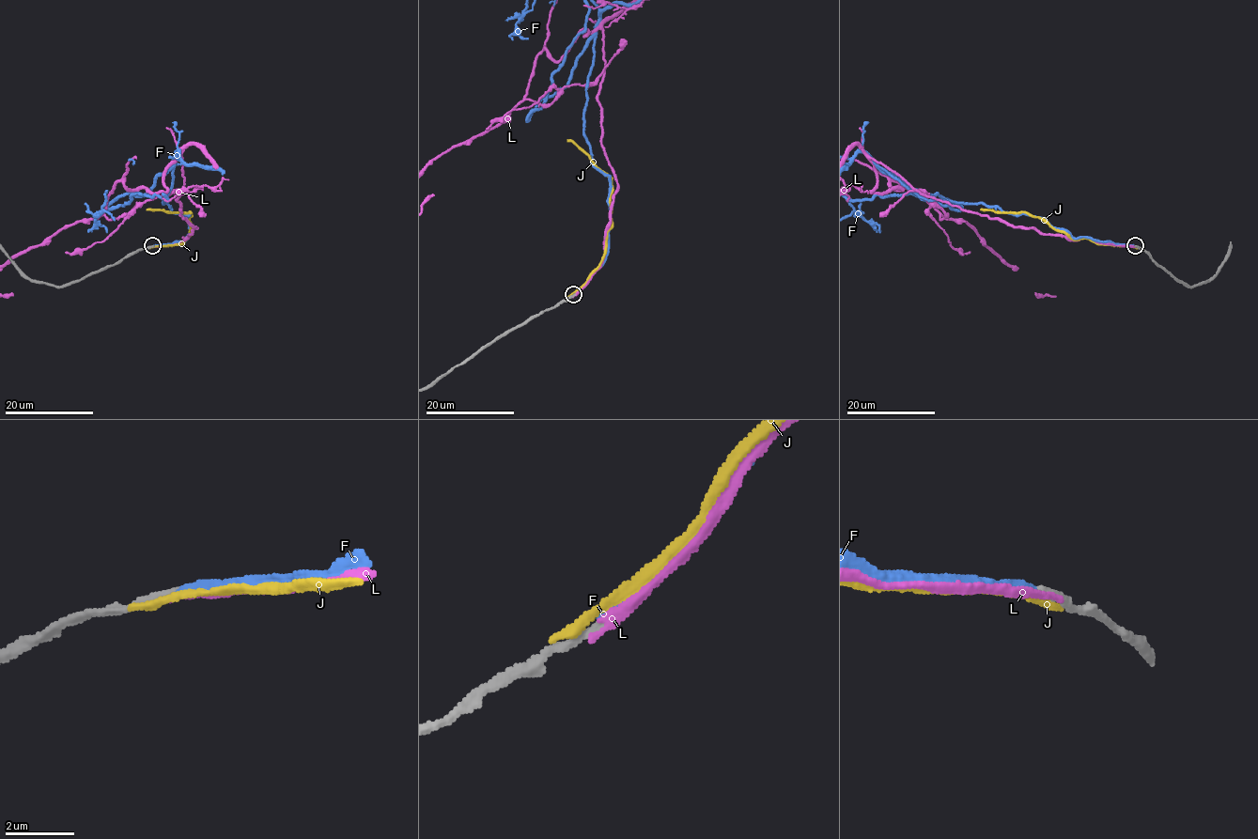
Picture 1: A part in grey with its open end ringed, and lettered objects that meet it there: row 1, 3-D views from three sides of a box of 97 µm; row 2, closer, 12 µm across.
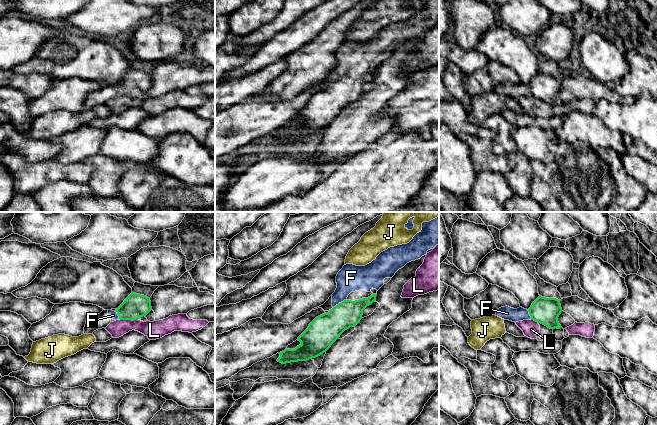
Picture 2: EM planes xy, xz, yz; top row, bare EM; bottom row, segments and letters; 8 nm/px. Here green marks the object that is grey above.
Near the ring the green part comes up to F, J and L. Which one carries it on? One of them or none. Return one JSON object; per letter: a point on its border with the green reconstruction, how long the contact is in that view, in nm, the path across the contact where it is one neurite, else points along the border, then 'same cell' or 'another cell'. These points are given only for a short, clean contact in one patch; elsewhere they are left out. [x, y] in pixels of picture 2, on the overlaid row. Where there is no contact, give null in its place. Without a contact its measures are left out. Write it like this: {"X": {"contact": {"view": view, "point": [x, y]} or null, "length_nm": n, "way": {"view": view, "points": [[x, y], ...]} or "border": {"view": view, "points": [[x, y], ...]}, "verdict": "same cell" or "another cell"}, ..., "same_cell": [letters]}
{"F": {"contact": {"view": "xz", "point": [339, 303]}, "length_nm": 120, "way": {"view": "xz", "points": [[324, 330], [339, 315], [339, 303], [339, 296], [351, 278]]}, "verdict": "same cell"}, "J": {"contact": null, "verdict": "another cell"}, "L": {"contact": {"view": "xy", "point": [129, 319]}, "length_nm": 160, "verdict": "another cell"}, "same_cell": ["F"]}

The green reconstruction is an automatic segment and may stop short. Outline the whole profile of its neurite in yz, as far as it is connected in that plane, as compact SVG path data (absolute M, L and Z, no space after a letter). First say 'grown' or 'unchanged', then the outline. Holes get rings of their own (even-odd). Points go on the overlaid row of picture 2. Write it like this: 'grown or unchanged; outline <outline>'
grown; outline M539 296L528 310L522 307L514 309L505 306L497 309L496 316L512 322L534 320L550 329L560 329L562 327L558 322L558 317L561 312L560 300Z

